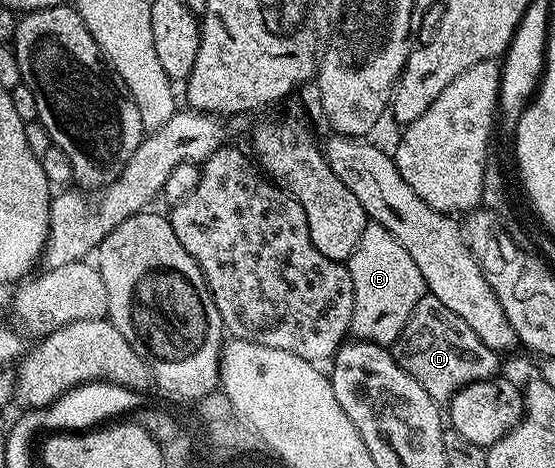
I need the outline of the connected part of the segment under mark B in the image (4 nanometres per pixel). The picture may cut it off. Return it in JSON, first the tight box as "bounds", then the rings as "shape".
{"bounds":[348,224,427,344],"shape":[[[368,224],[360,236],[360,244],[356,244],[356,252],[352,252],[348,260],[348,265],[354,289],[354,311],[349,333],[364,342],[393,344],[409,320],[410,313],[416,308],[417,301],[427,293],[424,280],[420,276],[420,268],[416,268],[416,260],[412,260],[408,252],[404,252],[404,248],[383,226]]]}

